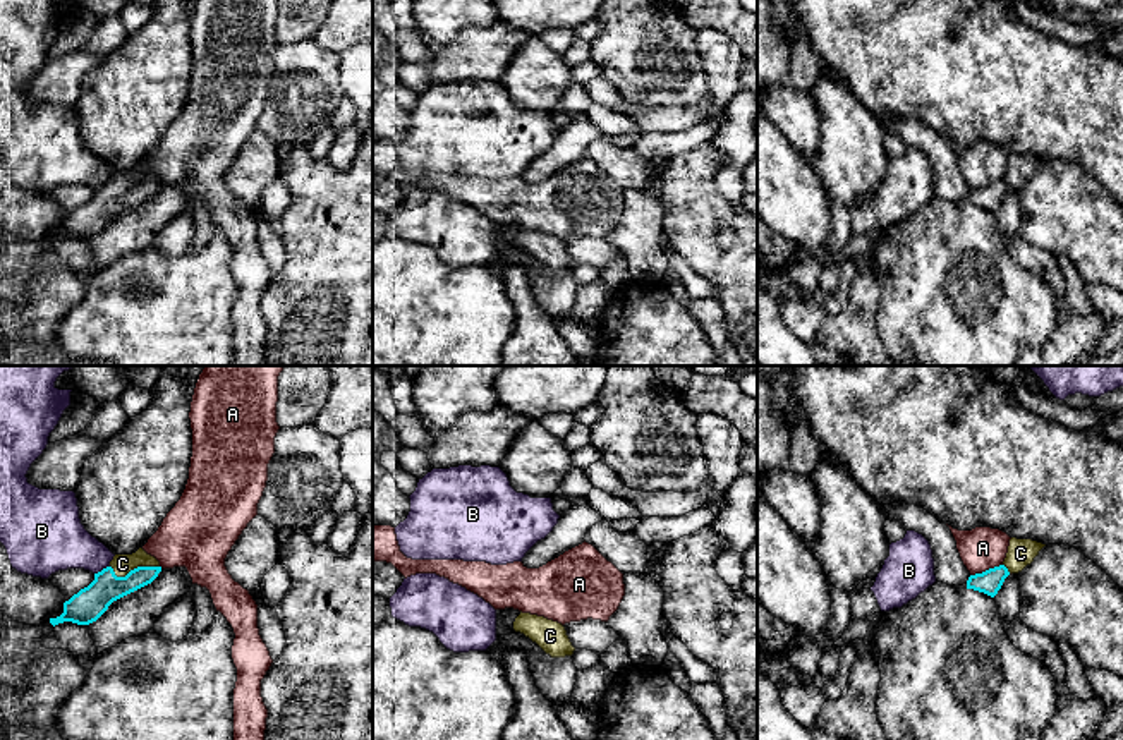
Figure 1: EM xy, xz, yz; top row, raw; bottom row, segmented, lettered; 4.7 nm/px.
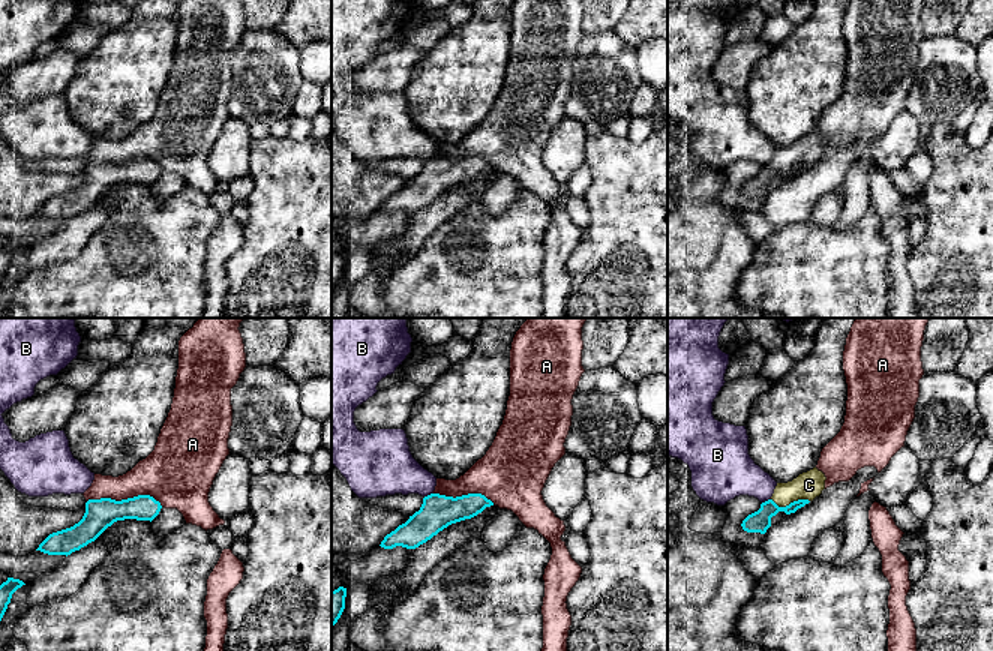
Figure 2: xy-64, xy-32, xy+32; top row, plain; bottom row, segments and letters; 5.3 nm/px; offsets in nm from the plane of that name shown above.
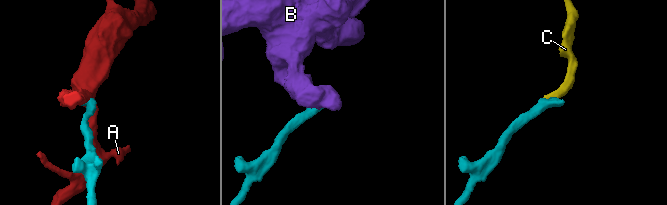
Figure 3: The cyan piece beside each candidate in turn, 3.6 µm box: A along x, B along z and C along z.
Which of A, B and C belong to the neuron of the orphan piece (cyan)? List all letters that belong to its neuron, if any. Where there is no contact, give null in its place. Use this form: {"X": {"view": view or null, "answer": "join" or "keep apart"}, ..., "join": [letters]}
{"A": {"view": "yz", "answer": "keep apart"}, "B": {"view": "xy", "answer": "keep apart"}, "C": {"view": "xy", "answer": "join"}, "join": ["C"]}

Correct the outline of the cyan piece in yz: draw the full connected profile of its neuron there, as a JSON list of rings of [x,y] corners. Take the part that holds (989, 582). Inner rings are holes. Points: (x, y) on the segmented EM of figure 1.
[[[1011,537],[1005,561],[999,567],[970,575],[967,580],[967,589],[974,589],[994,597],[1001,589],[1005,579],[1010,573],[1018,573],[1027,565],[1030,565],[1044,546],[1046,544],[1032,539]]]

